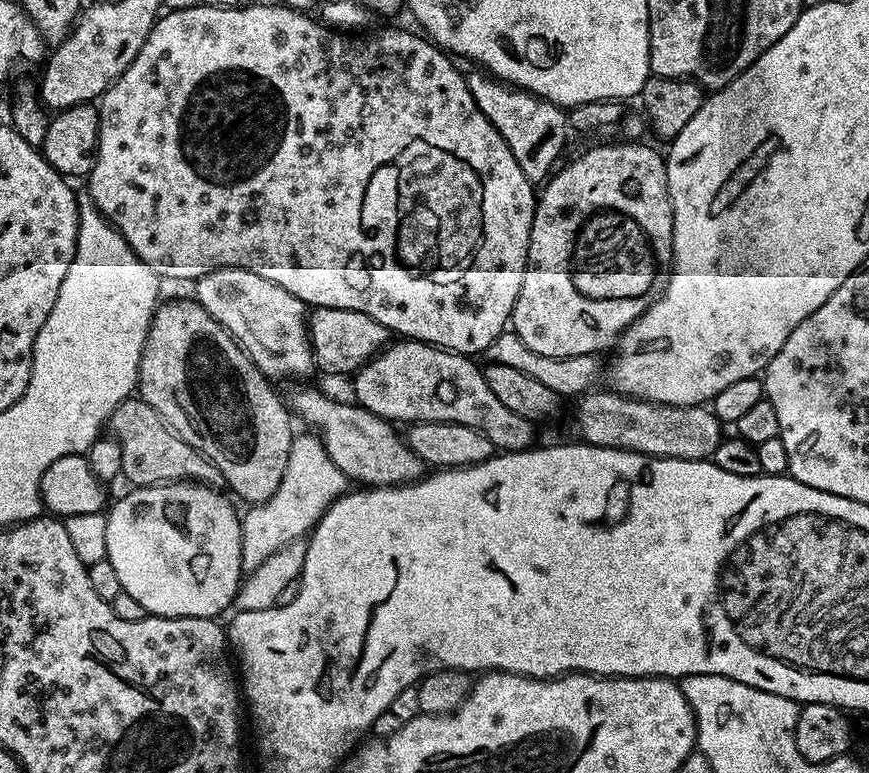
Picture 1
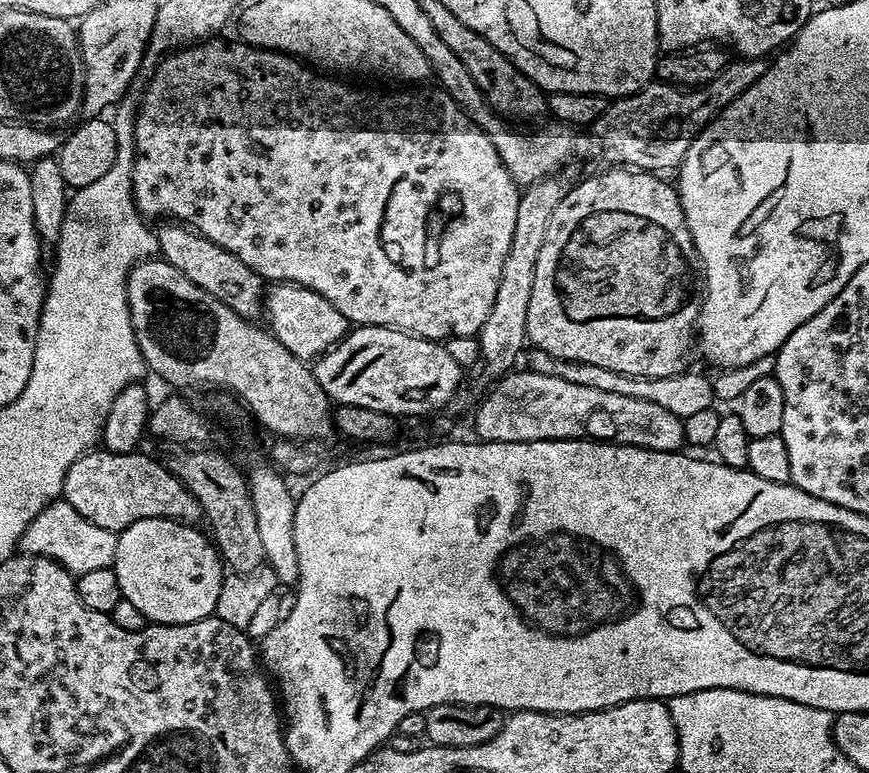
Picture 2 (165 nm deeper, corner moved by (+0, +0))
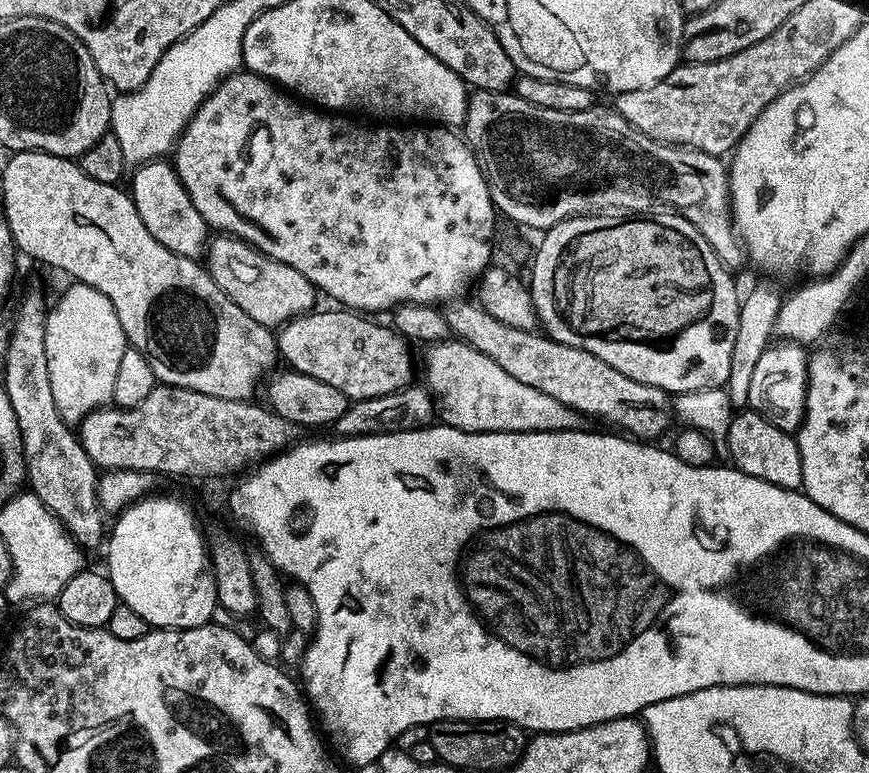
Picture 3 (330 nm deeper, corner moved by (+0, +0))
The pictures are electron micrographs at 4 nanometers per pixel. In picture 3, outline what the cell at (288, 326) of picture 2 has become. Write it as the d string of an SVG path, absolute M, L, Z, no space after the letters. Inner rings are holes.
M213 235L209 239L206 249L206 267L217 286L238 306L242 306L242 310L246 310L246 314L250 314L250 318L254 318L254 322L267 328L279 329L296 316L305 316L307 312L311 312L317 307L318 289L312 285L310 278L306 278L306 274L294 270L294 266L286 266L286 262L278 262L274 258L264 256L261 252L251 248L245 240L239 240L237 236Z

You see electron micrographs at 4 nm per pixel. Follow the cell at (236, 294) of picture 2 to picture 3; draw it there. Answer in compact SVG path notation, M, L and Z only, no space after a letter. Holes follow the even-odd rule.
M161 158L149 160L133 172L136 173L132 176L130 195L146 230L150 230L150 234L158 238L166 250L174 250L174 254L199 261L205 255L210 229L202 214L198 214L194 202L190 202L190 194L186 194L186 186L182 186L175 167L167 159Z

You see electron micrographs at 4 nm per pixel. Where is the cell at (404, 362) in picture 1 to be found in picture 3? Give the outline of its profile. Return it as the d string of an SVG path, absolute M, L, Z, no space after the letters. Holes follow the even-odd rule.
M313 310L305 316L296 316L279 329L276 336L278 356L284 360L289 369L302 374L310 374L310 378L318 378L318 382L330 382L334 390L342 390L349 401L378 398L386 394L394 394L409 387L412 380L412 352L409 341L405 340L395 328L387 323L375 324L375 319L358 311L338 310L340 312L320 312Z

